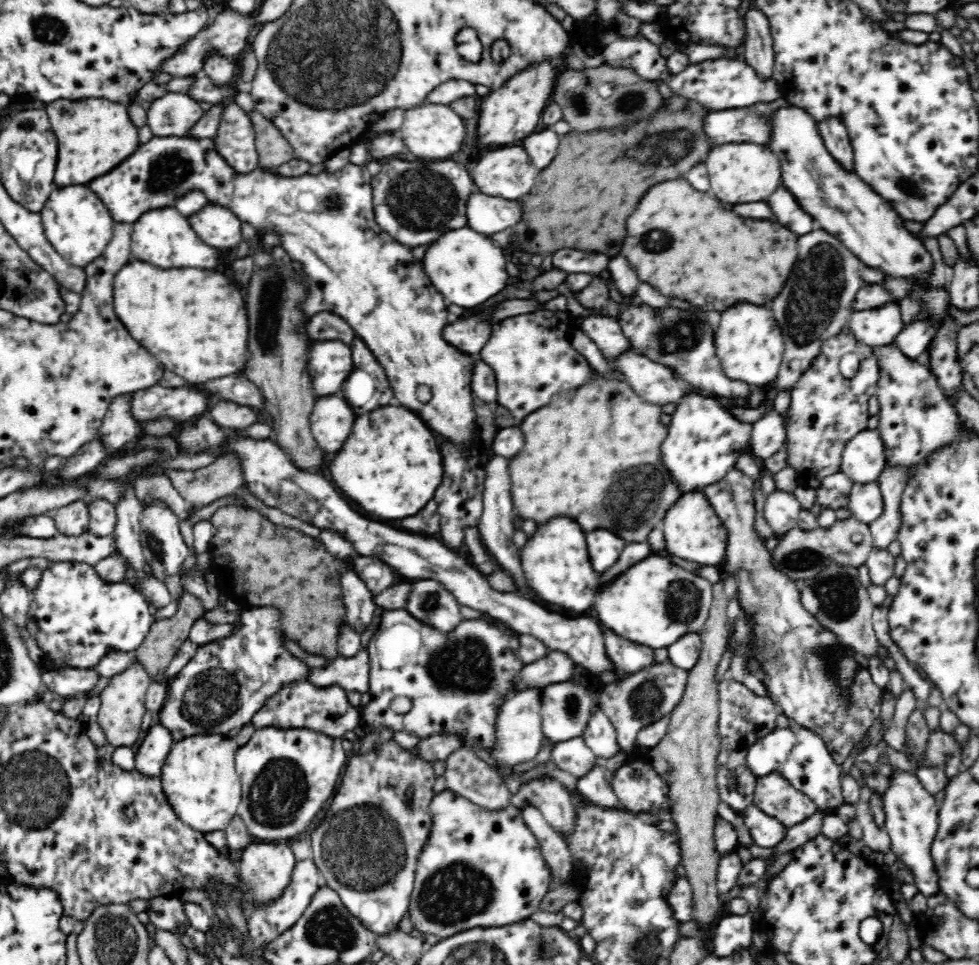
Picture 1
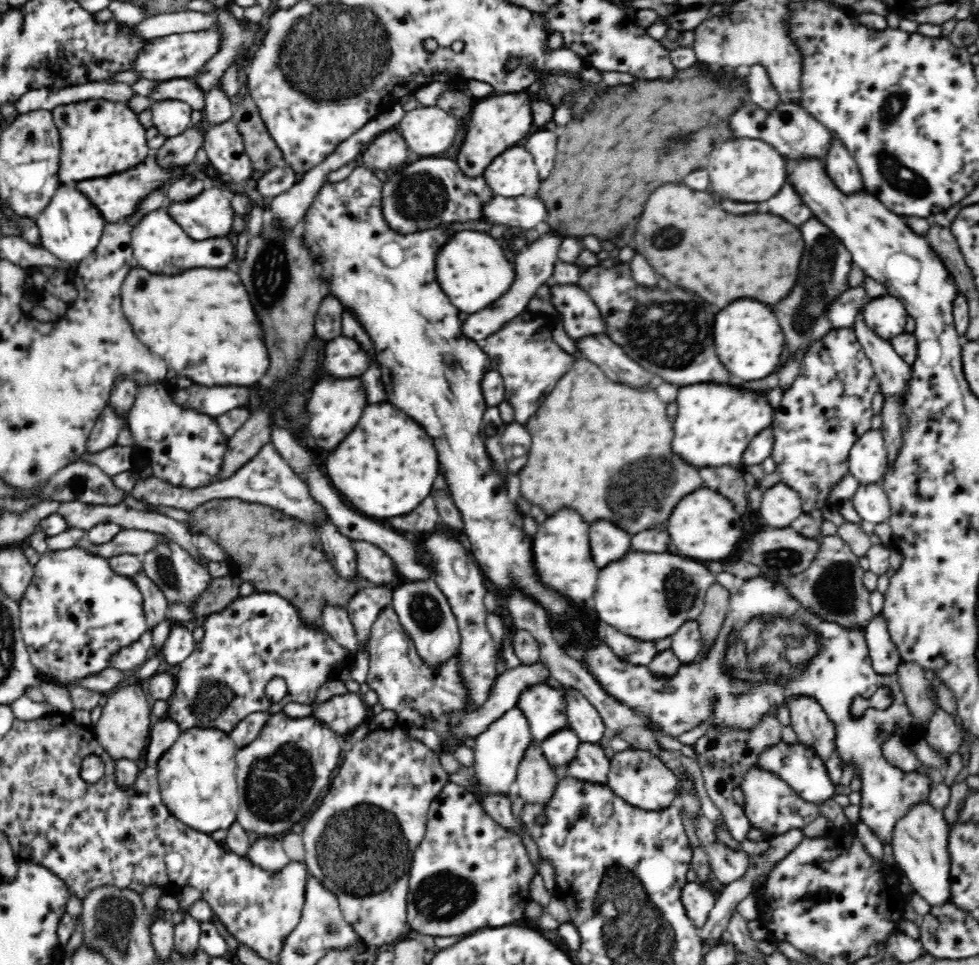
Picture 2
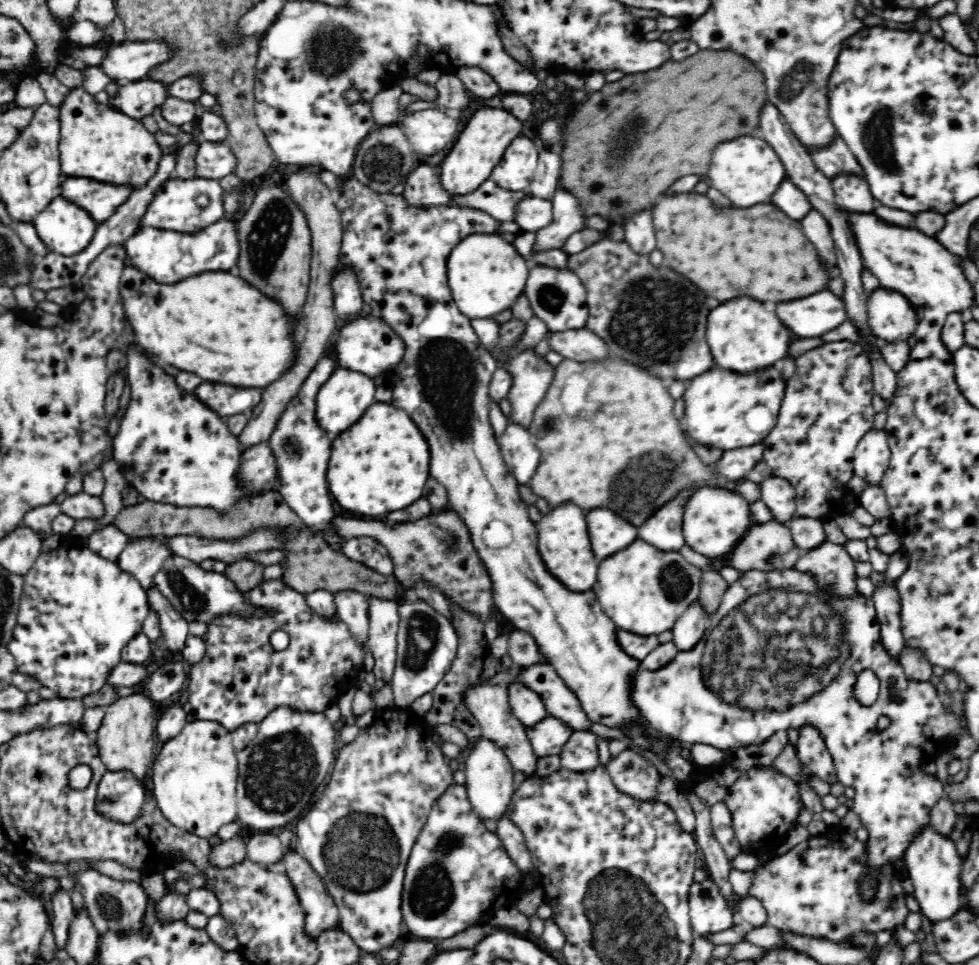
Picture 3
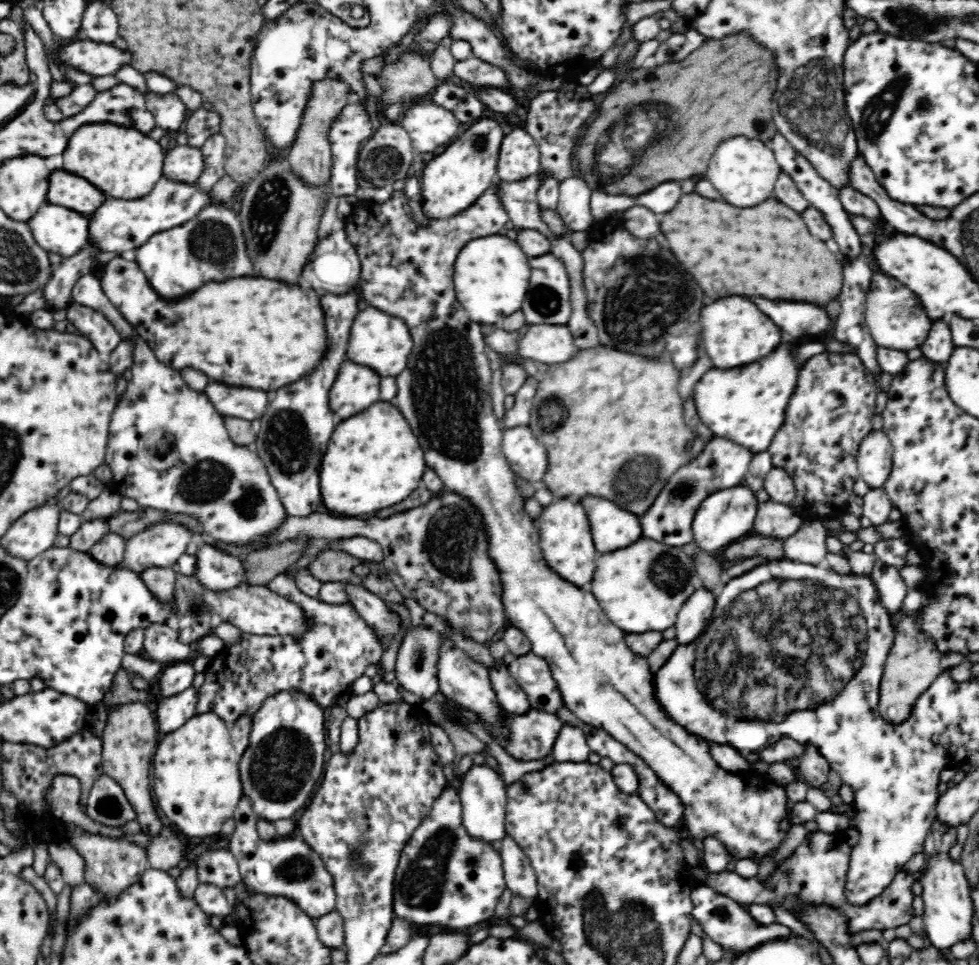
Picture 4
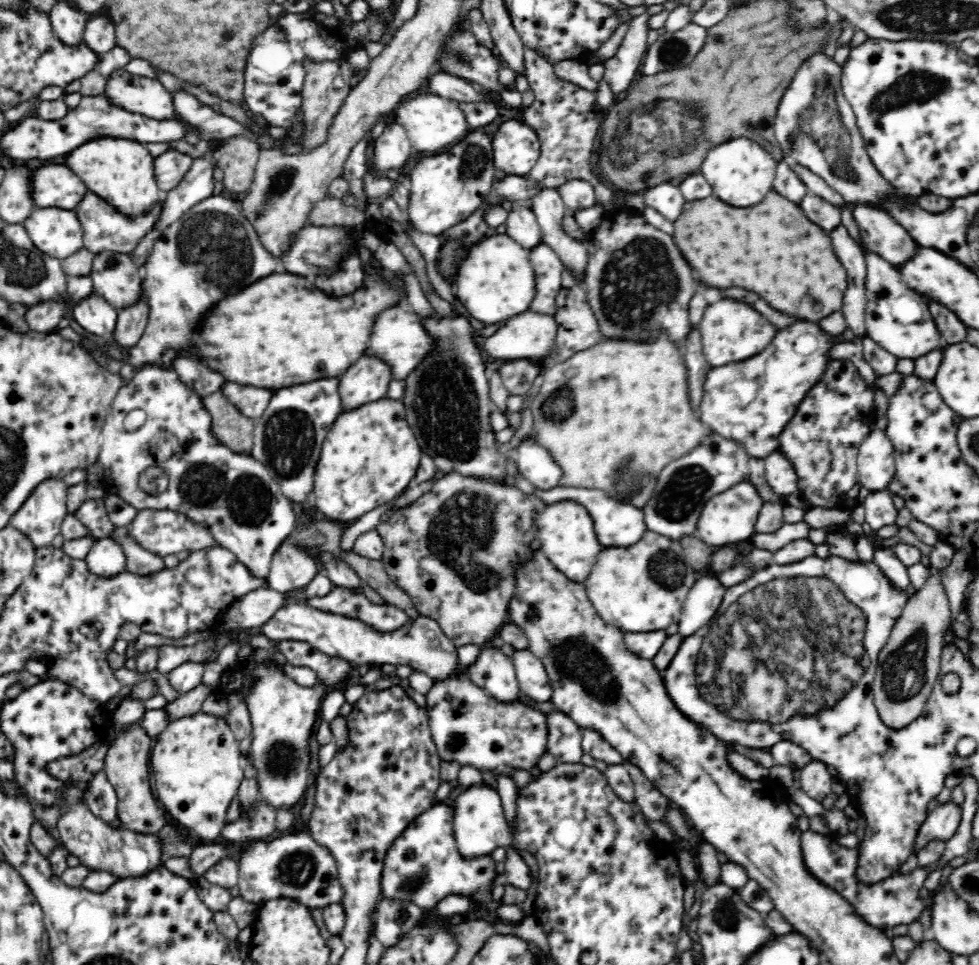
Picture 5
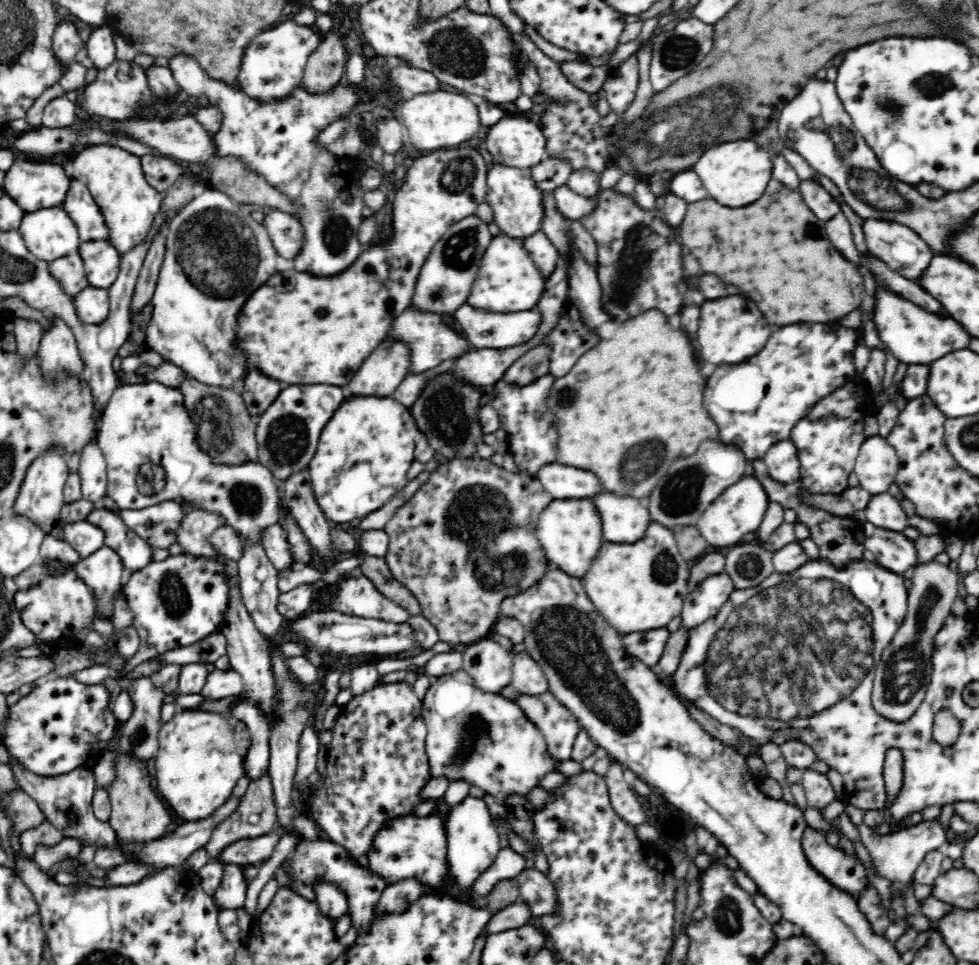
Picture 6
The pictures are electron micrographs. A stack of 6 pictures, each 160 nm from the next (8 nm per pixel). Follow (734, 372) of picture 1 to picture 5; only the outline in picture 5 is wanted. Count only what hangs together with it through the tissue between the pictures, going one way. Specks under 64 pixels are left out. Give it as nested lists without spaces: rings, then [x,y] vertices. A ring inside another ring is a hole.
[[[724,298],[706,308],[704,318],[700,320],[700,332],[704,356],[710,366],[724,366],[730,362],[752,358],[754,354],[760,354],[776,336],[774,326],[766,318],[762,318],[762,314],[758,314],[748,304],[736,302],[732,298]]]

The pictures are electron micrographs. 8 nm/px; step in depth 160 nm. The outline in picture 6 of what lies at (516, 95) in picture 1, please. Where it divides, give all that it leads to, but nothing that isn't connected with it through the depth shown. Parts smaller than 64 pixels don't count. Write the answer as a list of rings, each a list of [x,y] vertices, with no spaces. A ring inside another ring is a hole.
[[[456,148],[424,154],[413,161],[407,169],[404,182],[396,191],[392,202],[391,233],[382,244],[370,242],[358,258],[346,268],[344,274],[334,278],[312,276],[306,272],[278,272],[266,286],[260,286],[244,304],[238,316],[238,340],[240,348],[248,352],[248,366],[262,370],[266,376],[288,382],[308,384],[322,382],[332,386],[346,386],[358,372],[360,364],[372,354],[372,350],[386,338],[386,332],[394,318],[410,307],[418,274],[443,234],[458,220],[477,212],[478,204],[486,196],[488,165],[480,155],[479,148]]]

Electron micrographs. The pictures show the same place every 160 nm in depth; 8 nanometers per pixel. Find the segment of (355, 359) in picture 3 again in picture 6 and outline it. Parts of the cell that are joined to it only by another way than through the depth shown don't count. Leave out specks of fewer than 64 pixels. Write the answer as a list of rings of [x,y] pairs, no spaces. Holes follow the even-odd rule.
[[[408,307],[408,310],[404,310],[404,312],[394,320],[394,326],[392,326],[392,330],[390,330],[390,338],[394,338],[394,340],[404,340],[404,342],[410,346],[410,350],[412,350],[410,372],[412,372],[412,374],[420,374],[420,372],[424,372],[424,370],[436,368],[436,366],[442,364],[444,360],[460,358],[462,354],[468,352],[468,340],[464,340],[456,330],[448,328],[442,316],[432,313],[420,313],[420,311],[414,311],[412,307]]]

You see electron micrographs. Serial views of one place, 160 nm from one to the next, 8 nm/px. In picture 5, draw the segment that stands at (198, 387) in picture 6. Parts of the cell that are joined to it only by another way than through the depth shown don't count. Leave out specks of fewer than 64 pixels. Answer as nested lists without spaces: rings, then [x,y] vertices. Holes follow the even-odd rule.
[[[221,389],[216,390],[212,394],[200,396],[200,401],[202,401],[204,409],[210,413],[210,428],[212,429],[212,435],[216,437],[216,441],[222,445],[226,445],[232,453],[250,455],[253,447],[253,426],[255,425],[253,418],[244,416],[241,410],[238,410],[238,408],[225,397]]]

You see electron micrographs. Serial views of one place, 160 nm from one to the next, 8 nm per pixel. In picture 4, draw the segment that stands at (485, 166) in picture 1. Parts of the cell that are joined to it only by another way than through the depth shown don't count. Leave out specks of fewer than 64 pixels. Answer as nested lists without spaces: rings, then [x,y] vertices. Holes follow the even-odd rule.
[[[513,124],[513,129],[505,135],[500,146],[497,162],[497,179],[516,183],[518,180],[529,178],[538,172],[541,152],[534,138],[524,129],[523,125]]]

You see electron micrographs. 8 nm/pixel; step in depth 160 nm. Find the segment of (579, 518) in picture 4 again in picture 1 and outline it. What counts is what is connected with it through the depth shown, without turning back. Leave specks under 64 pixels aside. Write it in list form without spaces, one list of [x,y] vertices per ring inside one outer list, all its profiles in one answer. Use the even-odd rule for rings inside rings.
[[[550,518],[550,522],[542,524],[522,550],[522,568],[534,594],[550,602],[552,608],[558,610],[564,606],[576,612],[592,610],[598,574],[590,564],[584,530],[574,522],[574,518]]]

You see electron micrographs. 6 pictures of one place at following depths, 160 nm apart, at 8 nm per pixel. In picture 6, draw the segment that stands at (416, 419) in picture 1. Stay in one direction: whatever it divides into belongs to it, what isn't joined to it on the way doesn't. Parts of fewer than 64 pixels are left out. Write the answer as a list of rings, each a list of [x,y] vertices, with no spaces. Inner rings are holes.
[[[356,396],[342,401],[342,408],[336,410],[334,418],[322,430],[316,446],[316,454],[312,456],[308,469],[312,490],[322,512],[328,520],[346,526],[356,516],[366,516],[378,508],[382,508],[396,490],[406,484],[408,468],[414,460],[416,438],[420,438],[420,430],[406,406],[392,400],[392,397],[374,398],[374,396]]]

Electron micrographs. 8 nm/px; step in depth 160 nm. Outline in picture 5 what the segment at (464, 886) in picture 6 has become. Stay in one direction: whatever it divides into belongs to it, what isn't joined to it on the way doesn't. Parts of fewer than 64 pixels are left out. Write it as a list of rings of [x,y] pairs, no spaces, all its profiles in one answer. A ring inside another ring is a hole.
[[[478,785],[462,791],[456,798],[453,809],[452,826],[456,849],[465,860],[476,860],[476,857],[491,855],[498,846],[515,847],[500,795],[489,785]]]

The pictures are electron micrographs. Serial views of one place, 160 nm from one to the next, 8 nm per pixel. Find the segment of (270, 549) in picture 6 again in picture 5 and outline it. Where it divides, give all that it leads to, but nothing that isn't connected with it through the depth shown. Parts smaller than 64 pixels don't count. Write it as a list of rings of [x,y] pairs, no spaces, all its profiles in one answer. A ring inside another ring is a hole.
[[[284,538],[273,553],[267,585],[282,593],[307,586],[318,574],[316,563],[315,556]]]

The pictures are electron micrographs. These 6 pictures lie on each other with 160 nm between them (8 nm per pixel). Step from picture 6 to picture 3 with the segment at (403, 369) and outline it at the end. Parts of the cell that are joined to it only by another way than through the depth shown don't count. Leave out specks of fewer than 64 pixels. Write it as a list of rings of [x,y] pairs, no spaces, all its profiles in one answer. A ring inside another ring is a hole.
[[[338,366],[330,375],[328,382],[318,391],[316,397],[316,420],[325,432],[336,436],[336,434],[344,432],[346,428],[350,428],[366,412],[366,408],[374,402],[375,392],[376,386],[371,377],[366,376],[363,372]]]

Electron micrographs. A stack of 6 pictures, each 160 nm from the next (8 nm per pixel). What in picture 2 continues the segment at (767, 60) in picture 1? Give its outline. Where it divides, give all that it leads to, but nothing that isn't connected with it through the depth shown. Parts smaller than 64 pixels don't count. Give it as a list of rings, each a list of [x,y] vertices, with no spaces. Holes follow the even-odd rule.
[[[754,65],[746,69],[746,75],[750,101],[765,112],[776,110],[781,101],[774,85],[766,75],[766,69],[762,69],[760,65]]]

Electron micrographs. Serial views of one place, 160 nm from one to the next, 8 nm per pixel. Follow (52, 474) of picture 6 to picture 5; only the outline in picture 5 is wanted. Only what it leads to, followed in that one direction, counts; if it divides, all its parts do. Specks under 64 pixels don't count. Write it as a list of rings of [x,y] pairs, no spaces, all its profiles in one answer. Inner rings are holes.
[[[62,478],[42,480],[16,510],[9,524],[24,533],[36,548],[44,547],[61,533],[67,509],[67,488]]]

